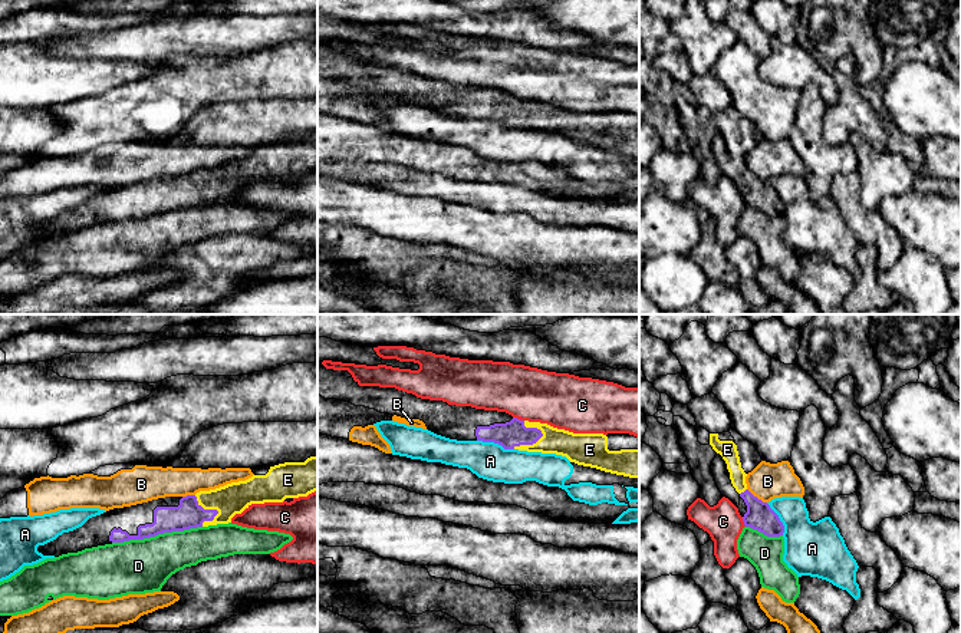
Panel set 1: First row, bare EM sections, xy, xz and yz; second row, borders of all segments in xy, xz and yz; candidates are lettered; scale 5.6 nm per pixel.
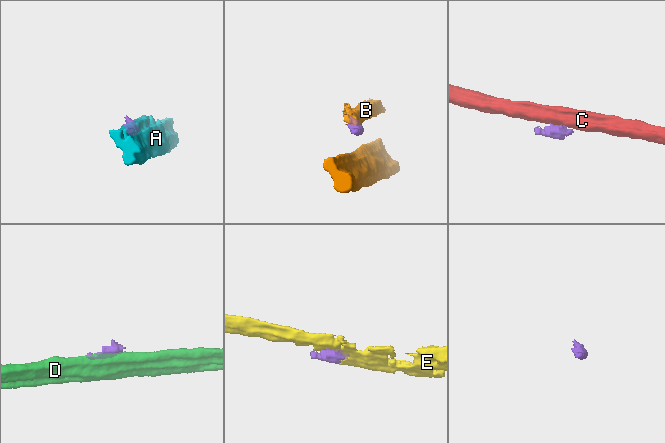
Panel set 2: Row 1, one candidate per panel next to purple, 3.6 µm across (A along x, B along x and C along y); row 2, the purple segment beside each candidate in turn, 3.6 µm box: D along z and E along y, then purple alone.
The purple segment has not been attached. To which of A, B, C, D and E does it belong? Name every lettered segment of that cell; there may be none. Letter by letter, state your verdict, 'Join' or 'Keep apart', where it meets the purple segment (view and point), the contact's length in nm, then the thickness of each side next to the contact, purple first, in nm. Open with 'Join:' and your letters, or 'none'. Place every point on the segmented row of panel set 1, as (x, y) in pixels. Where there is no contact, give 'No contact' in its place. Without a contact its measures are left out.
Join: none
A: Keep apart. Touches purple at xz (496, 442). Shared border 220 nm. Thickness 150 nm (purple) against 220 nm
B: Keep apart. Touches purple at yz (756, 497). Shared border 140 nm. Thickness 150 nm (purple) against 200 nm
C: Keep apart. Touches purple at xz (519, 419). Shared border 70 nm. Thickness 150 nm (purple) against 300 nm
D: Keep apart. Touches purple at xy (157, 534). Shared border 500 nm. Thickness 160 nm (purple) against 300 nm
E: Keep apart. Touches purple at xz (529, 444). Shared border 190 nm. Thickness 150 nm (purple) against 150 nm

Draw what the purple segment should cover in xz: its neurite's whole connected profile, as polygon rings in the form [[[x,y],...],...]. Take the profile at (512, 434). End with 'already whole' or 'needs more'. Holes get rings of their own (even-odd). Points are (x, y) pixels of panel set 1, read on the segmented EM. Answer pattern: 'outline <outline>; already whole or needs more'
outline [[[319,360],[317,393],[325,399],[345,400],[355,406],[375,409],[381,413],[396,415],[407,419],[419,419],[425,423],[428,431],[457,441],[494,442],[504,449],[514,449],[520,445],[533,445],[543,436],[540,429],[526,428],[524,421],[513,418],[506,412],[455,406],[442,400],[421,399],[395,388],[359,386],[348,370],[326,369]]]; needs more

